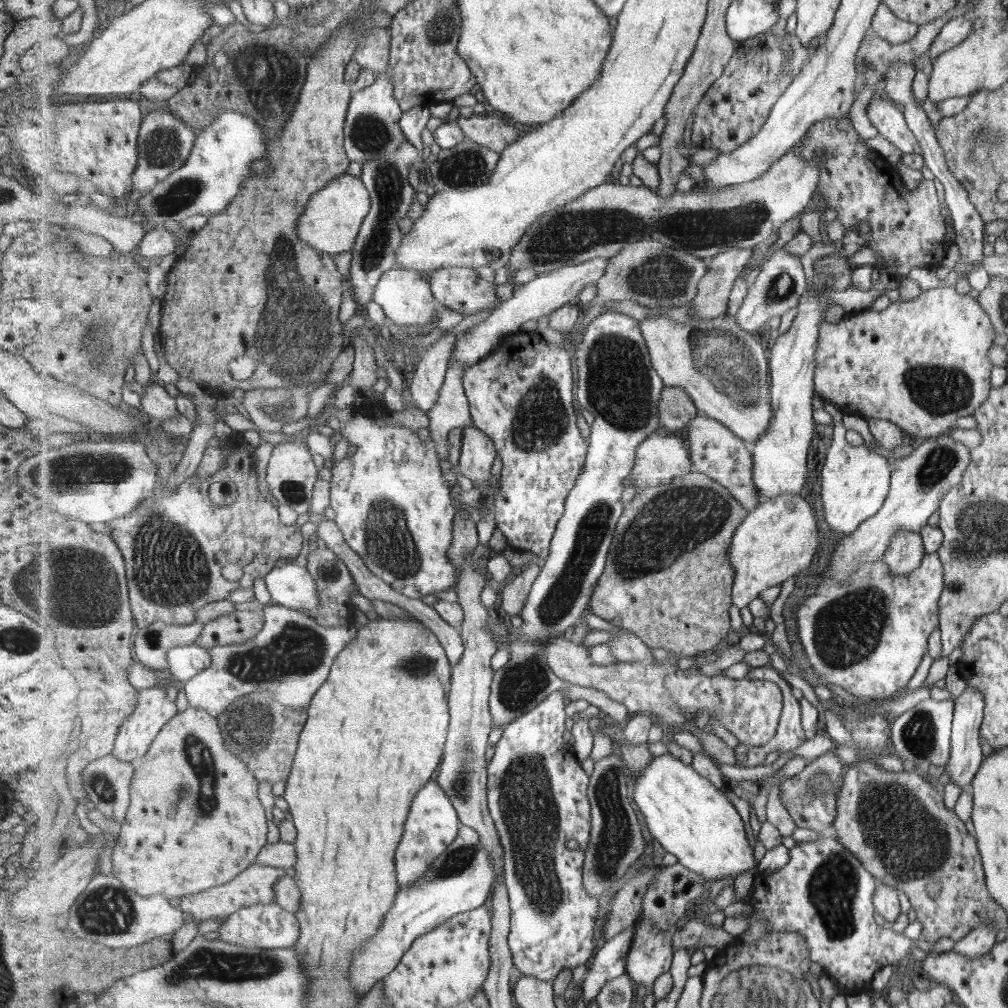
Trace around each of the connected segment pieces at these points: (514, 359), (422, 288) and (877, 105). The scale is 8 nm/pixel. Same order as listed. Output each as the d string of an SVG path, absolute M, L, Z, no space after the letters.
M521 331L507 335L495 352L469 367L463 376L474 425L493 439L503 464L501 488L495 500L498 529L513 549L539 554L541 558L547 558L551 553L555 529L565 513L567 497L585 467L589 449L589 439L583 438L577 422L575 373L575 359L570 347L559 348L536 331Z
M393 268L388 270L381 275L381 281L374 294L374 302L382 307L385 317L402 328L429 324L437 316L437 310L440 308L430 281L424 273L419 271Z
M882 93L871 98L868 114L878 132L899 152L911 155L922 154L917 140L906 127L900 109L893 105L889 98L884 97Z

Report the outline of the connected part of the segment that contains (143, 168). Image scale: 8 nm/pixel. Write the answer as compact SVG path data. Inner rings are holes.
M155 109L142 122L138 139L140 159L138 168L134 173L135 190L148 194L160 183L168 180L176 171L190 159L192 149L196 144L197 132L187 123L183 122L173 112L167 114Z

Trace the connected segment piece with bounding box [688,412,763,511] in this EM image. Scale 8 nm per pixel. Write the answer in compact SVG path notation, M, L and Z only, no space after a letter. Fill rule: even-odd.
M700 412L688 426L688 440L694 472L707 474L715 482L729 488L729 492L749 511L753 511L763 501L755 485L752 446L727 428L727 425Z

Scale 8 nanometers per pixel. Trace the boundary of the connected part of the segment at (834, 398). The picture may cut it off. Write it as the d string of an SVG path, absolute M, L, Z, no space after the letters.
M935 287L926 291L921 291L916 297L909 301L901 301L892 297L883 311L873 308L862 311L855 316L842 318L838 323L823 322L821 324L821 338L817 344L817 367L815 368L815 391L824 400L830 401L839 406L844 415L861 415L863 417L873 417L874 419L885 419L896 424L904 434L911 436L934 437L949 433L955 428L957 418L973 415L974 411L986 402L987 390L989 390L989 370L991 362L987 360L987 350L993 340L993 330L989 324L990 317L977 300L973 300L968 292L960 290L958 287Z

